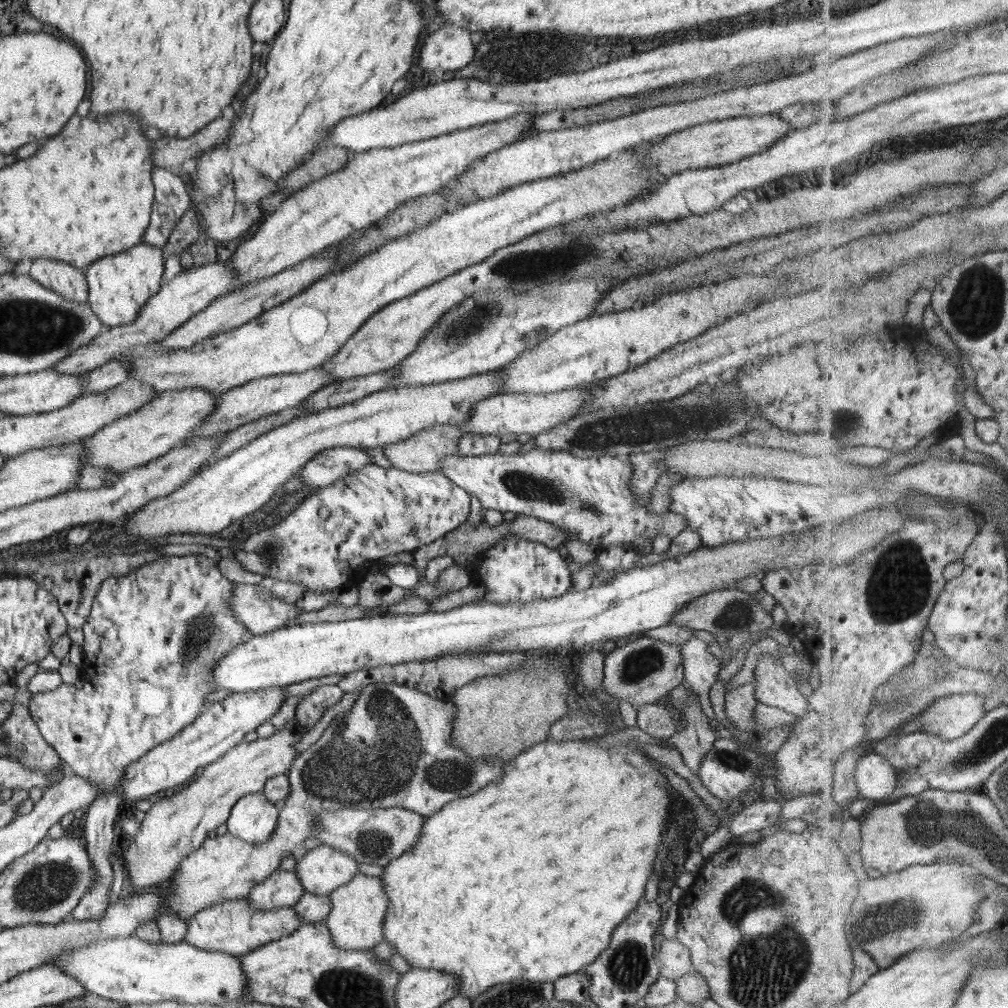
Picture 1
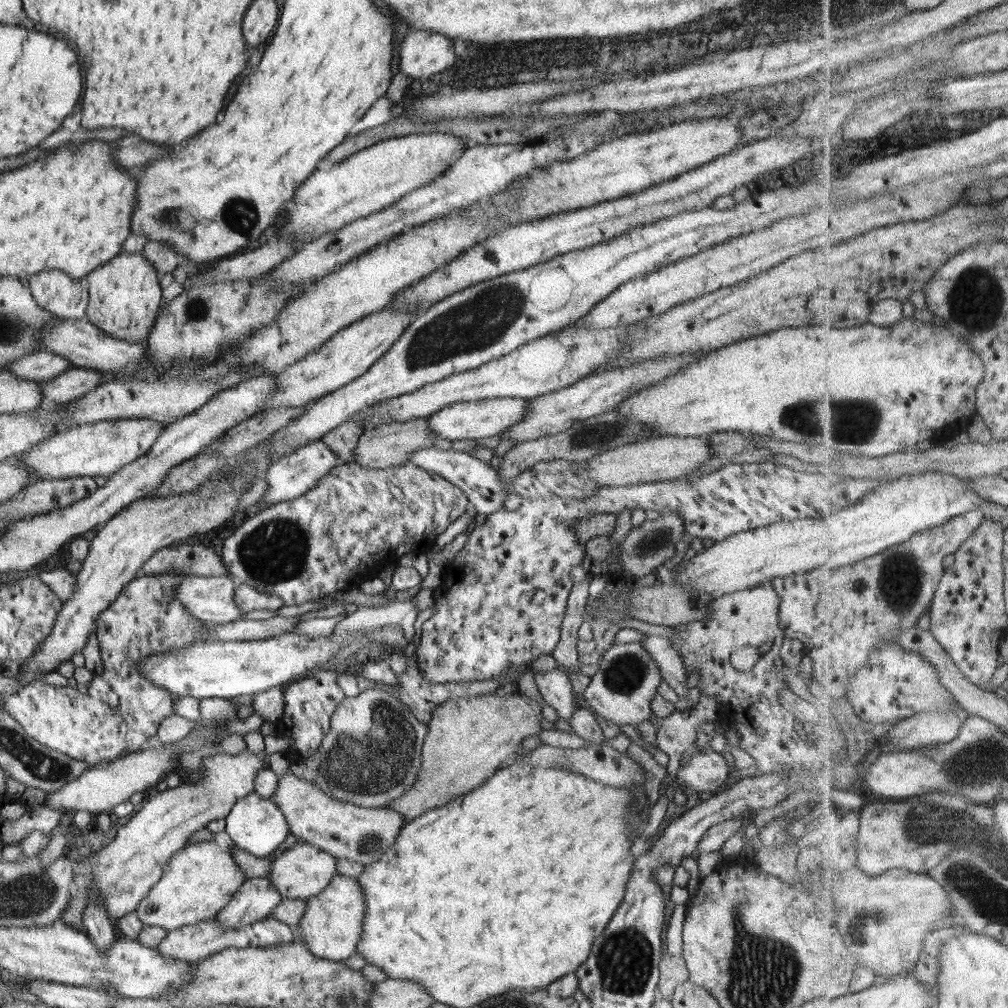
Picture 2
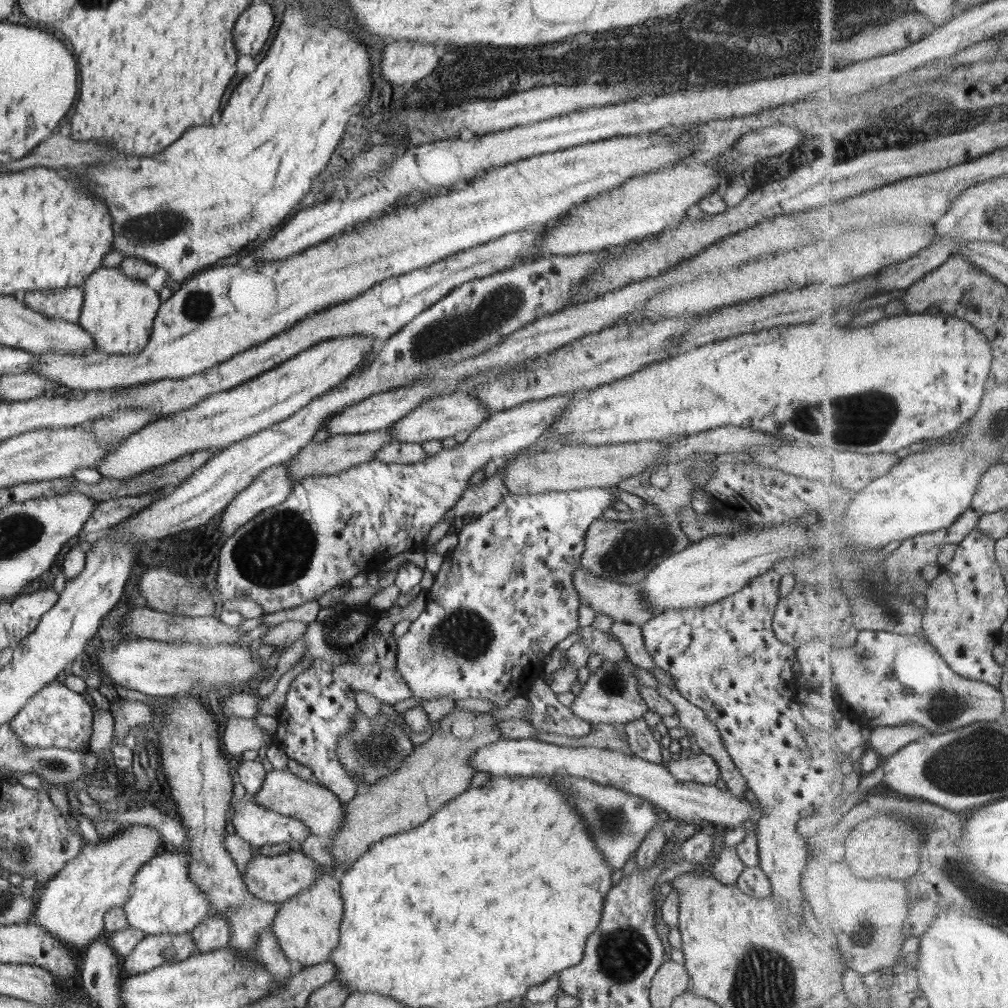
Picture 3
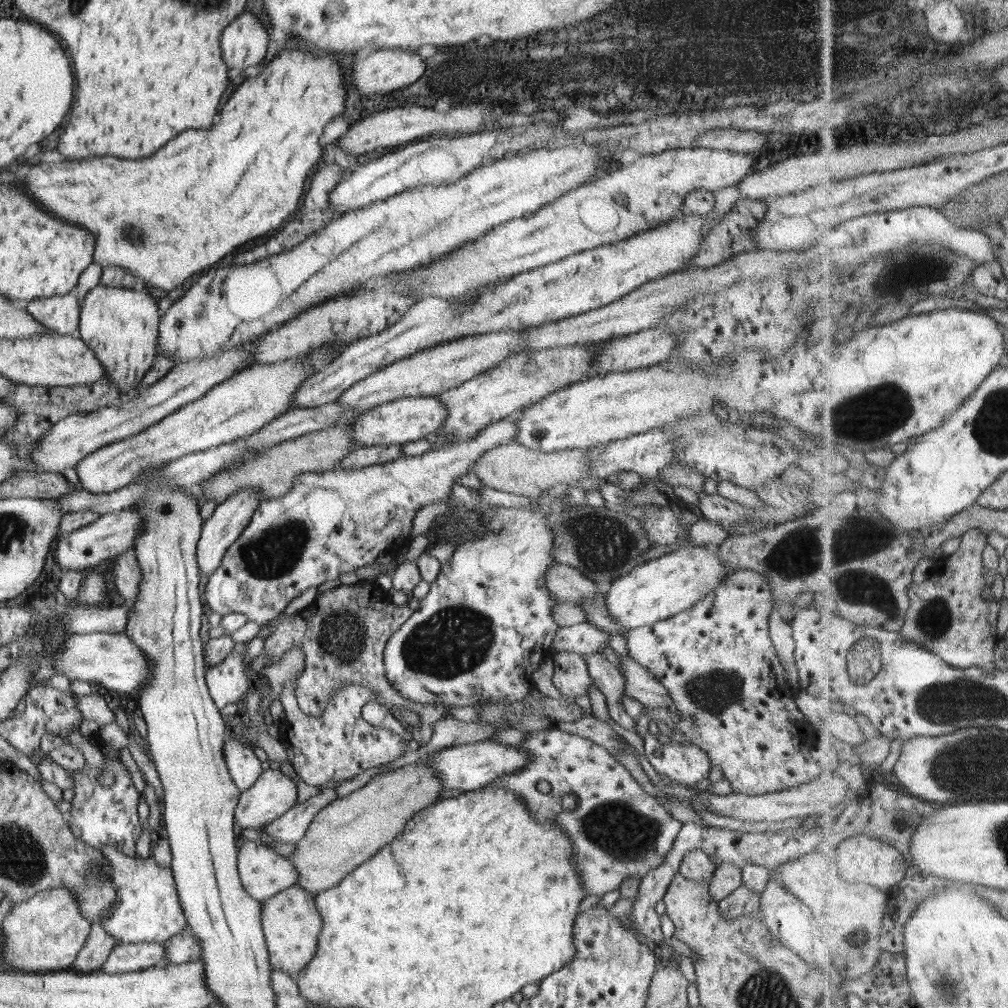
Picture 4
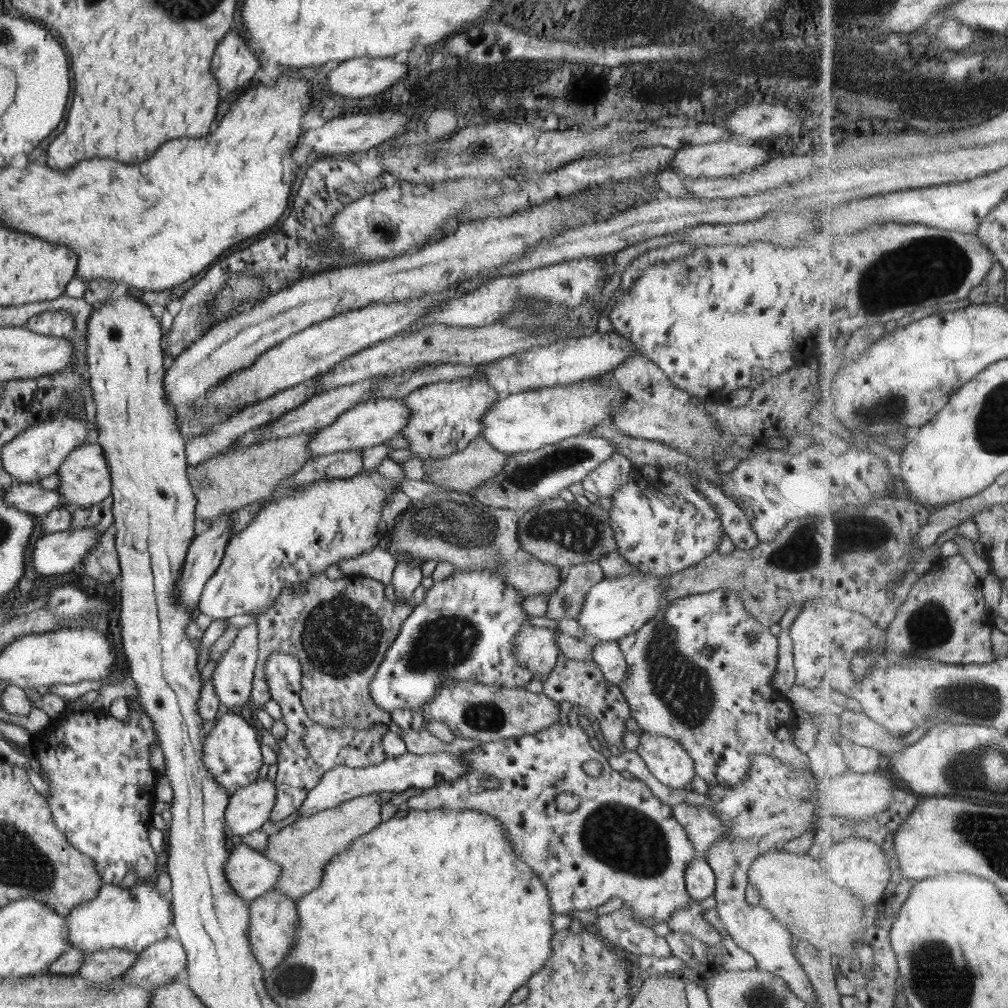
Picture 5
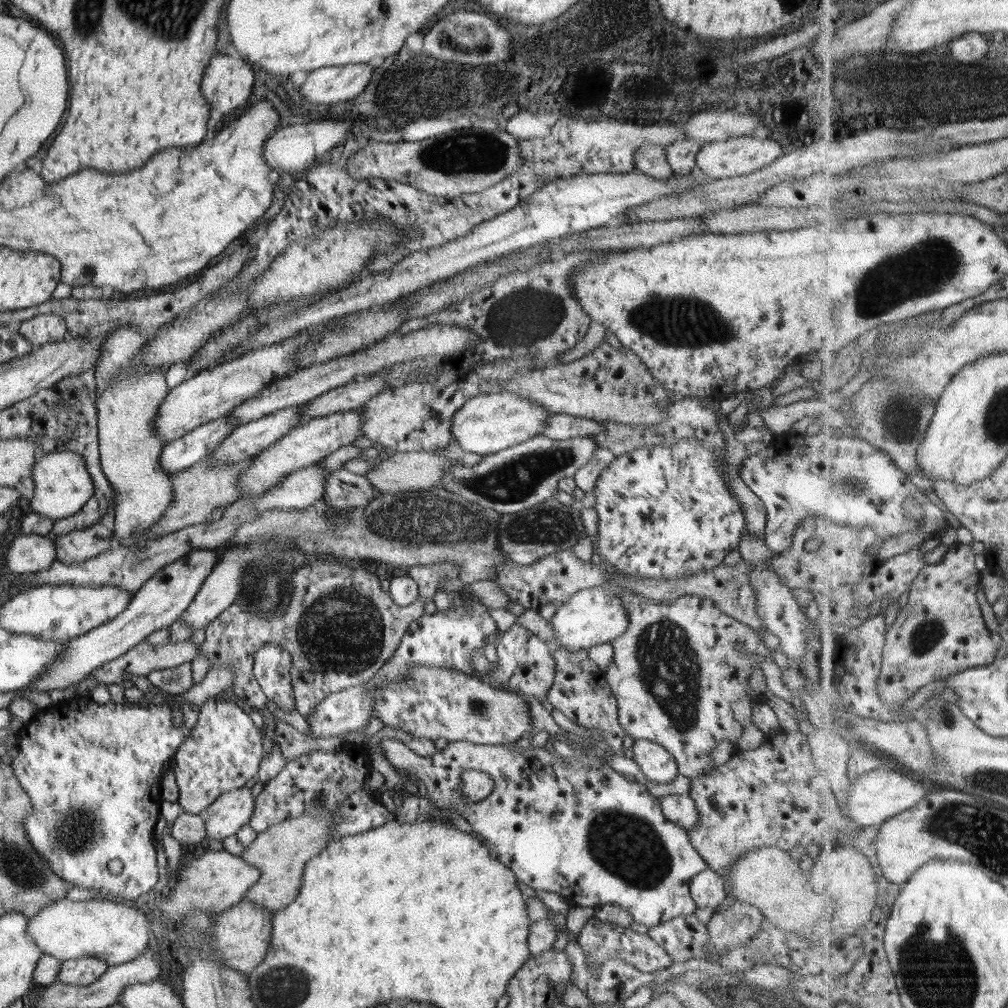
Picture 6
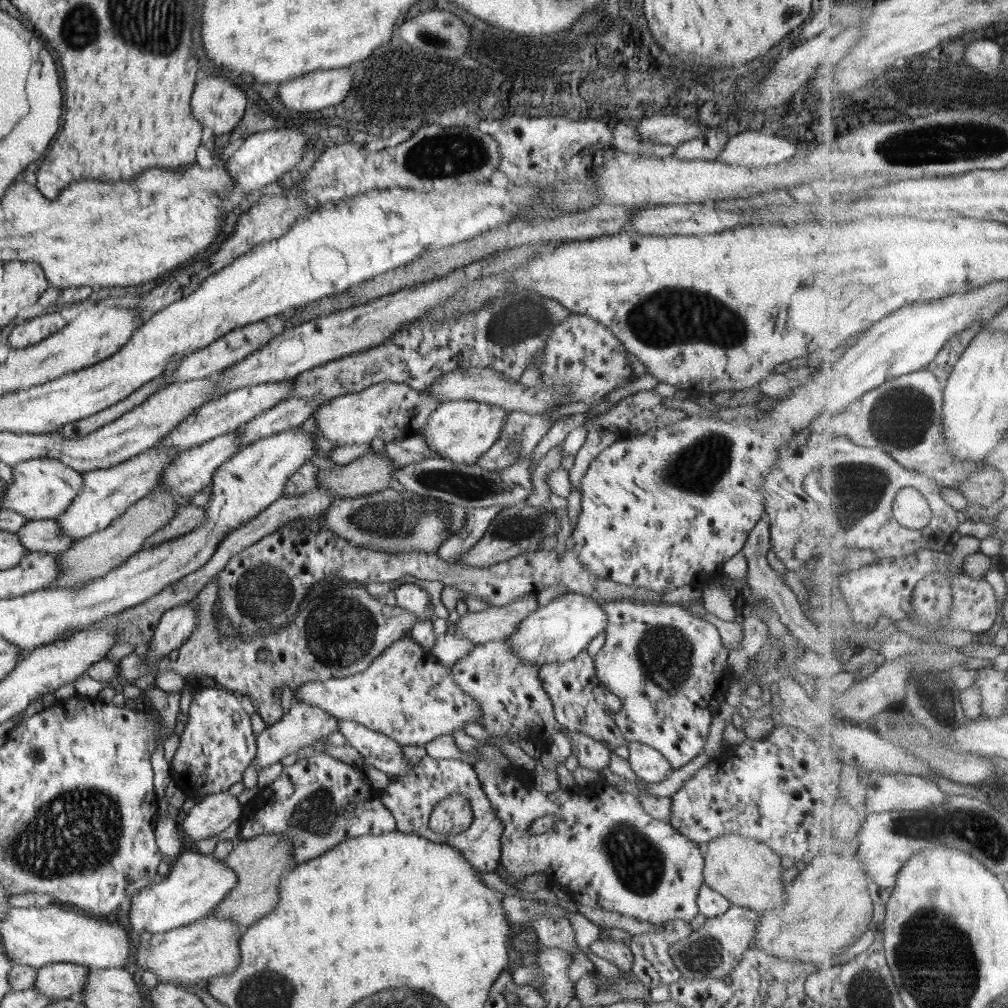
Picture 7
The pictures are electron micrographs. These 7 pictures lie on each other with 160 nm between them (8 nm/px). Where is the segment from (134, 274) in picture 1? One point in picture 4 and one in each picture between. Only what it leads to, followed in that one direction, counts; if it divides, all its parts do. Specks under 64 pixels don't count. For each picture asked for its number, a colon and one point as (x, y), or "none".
2: (125, 299)
3: (118, 311)
4: (120, 325)

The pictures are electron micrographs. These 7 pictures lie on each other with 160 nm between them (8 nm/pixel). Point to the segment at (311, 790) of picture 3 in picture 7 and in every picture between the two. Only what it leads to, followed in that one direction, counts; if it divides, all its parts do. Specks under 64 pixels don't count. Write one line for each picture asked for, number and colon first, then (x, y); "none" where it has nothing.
4: (274, 793)
5: (249, 808)
6: (232, 810)
7: (214, 813)

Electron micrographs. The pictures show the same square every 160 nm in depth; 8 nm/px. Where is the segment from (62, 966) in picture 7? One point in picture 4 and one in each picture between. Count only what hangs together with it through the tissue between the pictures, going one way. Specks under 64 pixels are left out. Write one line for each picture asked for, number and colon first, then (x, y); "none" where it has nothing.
4: (125, 958)
5: (100, 967)
6: (83, 971)

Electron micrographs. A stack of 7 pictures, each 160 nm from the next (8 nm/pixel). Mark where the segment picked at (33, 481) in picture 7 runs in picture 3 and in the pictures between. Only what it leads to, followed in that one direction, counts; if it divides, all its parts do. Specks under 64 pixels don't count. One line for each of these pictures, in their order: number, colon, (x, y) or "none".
3: (224, 418)
4: (253, 398)
5: (85, 479)
6: (63, 486)

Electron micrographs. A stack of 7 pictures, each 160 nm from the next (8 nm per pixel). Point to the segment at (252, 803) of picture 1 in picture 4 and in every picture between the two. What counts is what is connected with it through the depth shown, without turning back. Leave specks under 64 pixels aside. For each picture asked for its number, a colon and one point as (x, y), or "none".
2: (257, 825)
3: (263, 829)
4: (292, 826)

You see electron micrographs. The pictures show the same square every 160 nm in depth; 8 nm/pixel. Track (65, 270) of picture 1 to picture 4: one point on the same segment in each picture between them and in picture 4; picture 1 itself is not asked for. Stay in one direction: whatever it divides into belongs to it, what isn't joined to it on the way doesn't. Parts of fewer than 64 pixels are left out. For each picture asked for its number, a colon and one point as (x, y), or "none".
2: (54, 290)
3: (66, 303)
4: (60, 314)

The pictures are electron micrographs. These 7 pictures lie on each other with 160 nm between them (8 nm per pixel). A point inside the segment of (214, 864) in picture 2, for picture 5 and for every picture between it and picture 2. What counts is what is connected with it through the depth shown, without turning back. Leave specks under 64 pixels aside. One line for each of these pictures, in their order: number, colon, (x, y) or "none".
3: (165, 900)
4: (147, 909)
5: (132, 918)

